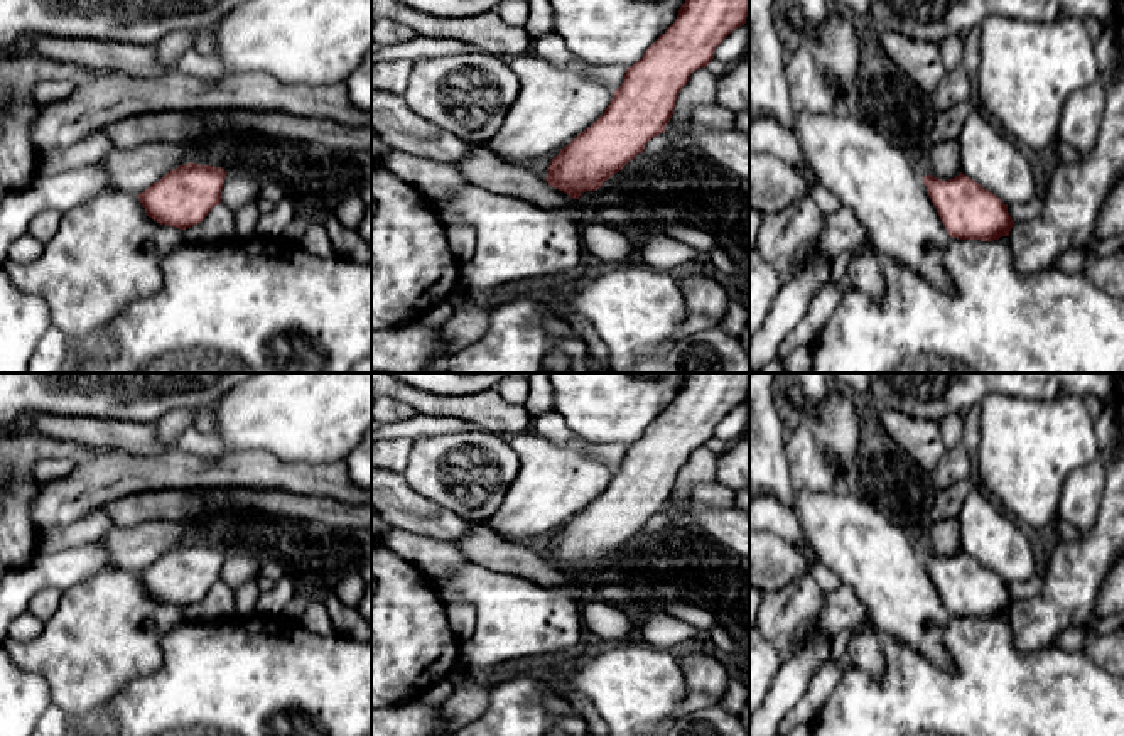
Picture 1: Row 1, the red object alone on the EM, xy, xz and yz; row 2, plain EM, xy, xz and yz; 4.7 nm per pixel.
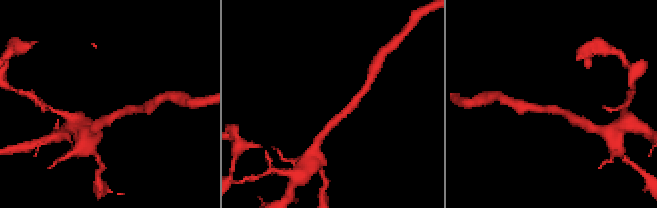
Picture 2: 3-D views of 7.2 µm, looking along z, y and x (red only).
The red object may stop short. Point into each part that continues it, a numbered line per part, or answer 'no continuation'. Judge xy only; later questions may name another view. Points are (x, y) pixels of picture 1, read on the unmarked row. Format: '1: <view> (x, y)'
no continuation

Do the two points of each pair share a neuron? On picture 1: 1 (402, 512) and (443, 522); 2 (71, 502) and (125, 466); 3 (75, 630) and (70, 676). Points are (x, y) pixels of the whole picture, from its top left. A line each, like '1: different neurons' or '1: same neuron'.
1: same neuron
2: same neuron
3: same neuron

